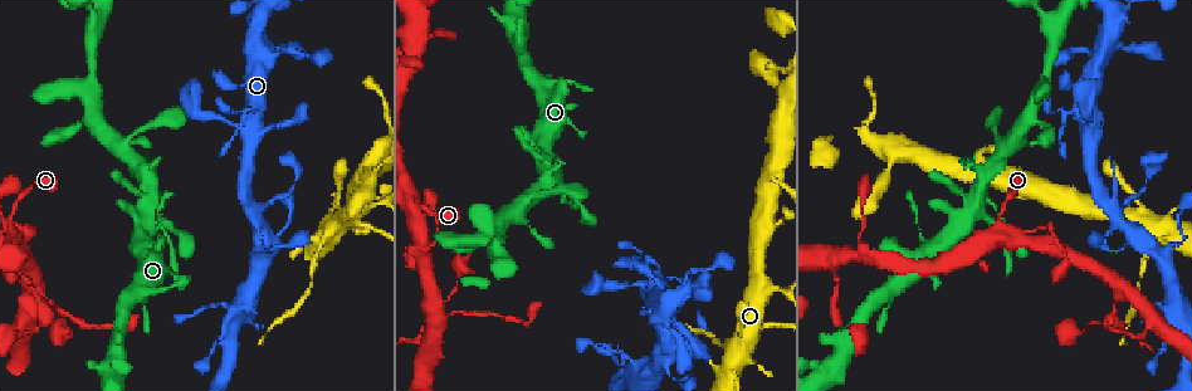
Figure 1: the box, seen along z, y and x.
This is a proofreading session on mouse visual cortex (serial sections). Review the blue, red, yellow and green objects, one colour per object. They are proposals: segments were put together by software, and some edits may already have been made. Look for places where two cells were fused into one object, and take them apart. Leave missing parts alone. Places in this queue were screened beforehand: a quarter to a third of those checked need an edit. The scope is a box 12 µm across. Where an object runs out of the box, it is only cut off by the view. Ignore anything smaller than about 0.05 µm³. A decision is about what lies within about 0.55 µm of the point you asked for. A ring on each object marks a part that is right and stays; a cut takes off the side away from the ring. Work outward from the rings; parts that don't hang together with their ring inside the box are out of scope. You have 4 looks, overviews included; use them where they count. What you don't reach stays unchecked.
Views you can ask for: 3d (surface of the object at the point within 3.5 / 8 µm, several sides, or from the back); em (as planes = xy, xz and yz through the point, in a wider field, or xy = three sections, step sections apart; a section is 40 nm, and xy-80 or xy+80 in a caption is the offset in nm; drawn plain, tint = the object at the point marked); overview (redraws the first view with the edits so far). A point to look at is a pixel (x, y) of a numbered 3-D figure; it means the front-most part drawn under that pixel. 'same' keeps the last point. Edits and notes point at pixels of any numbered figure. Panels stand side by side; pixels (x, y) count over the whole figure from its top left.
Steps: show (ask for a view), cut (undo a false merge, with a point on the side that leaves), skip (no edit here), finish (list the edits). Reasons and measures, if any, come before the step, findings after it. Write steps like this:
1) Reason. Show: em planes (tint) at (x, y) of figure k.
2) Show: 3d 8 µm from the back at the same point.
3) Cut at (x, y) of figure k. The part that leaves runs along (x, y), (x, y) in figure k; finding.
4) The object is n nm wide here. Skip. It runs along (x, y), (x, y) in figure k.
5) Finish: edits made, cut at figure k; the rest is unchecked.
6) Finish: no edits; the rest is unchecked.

Sudden change in width. Show: 3d 8 µm at (316, 253) of figure 1.

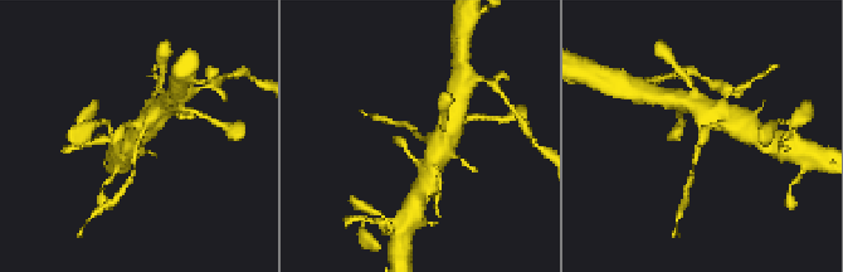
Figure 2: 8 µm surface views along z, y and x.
The arms are 150, 450 nm wide. Show: em xy step 5 (tint) at (420, 135) of figure 2.

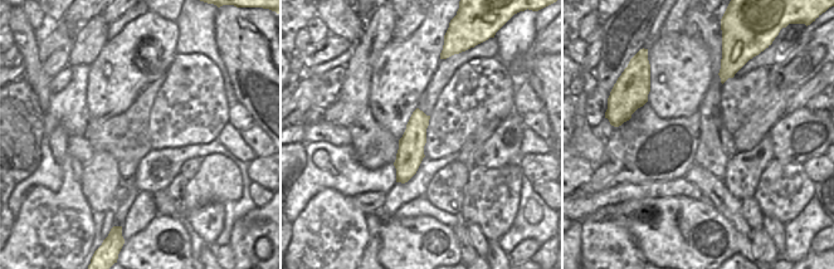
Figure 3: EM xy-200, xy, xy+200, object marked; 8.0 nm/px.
Skip. Continuous, no second cell.

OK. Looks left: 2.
Small branch off a trunk. Show: 3d 3.5 µm at (1119, 20) of figure 1.

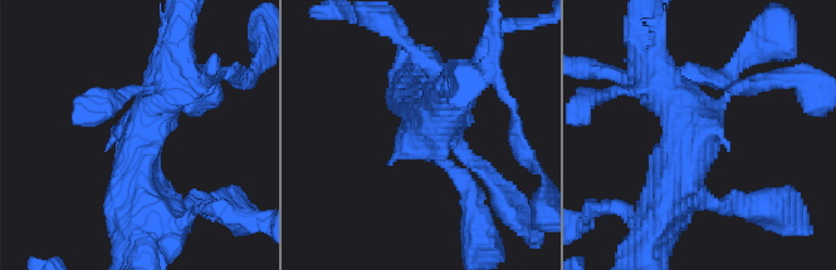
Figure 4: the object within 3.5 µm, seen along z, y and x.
Need the tissue. Show: em xy step 1 (tint) at (137, 138) of figure 4.

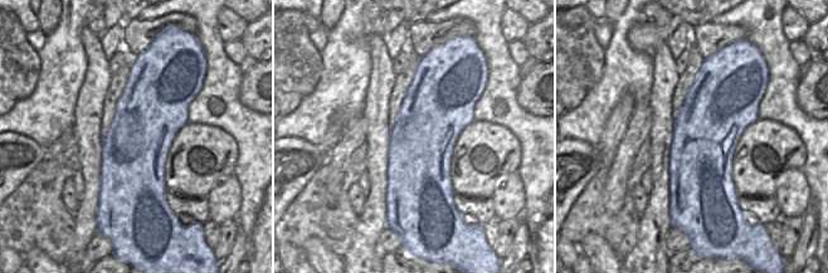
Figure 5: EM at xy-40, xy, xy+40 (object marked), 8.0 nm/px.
Skip. It runs along (660, 209), (683, 143), (715, 132), (728, 151) in figure 4; continuous, no second cell.

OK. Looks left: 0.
Finish: no edits; the rest is unchecked.

